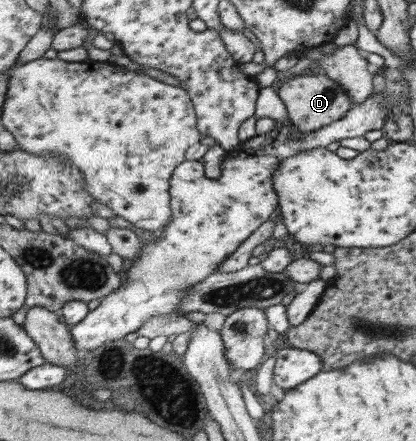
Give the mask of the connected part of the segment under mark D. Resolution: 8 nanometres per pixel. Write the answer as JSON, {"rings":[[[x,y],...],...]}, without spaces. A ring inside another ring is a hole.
{"rings":[[[325,73],[293,77],[277,90],[289,110],[290,121],[302,131],[317,131],[340,121],[354,107],[352,97],[342,88],[342,85]]]}

